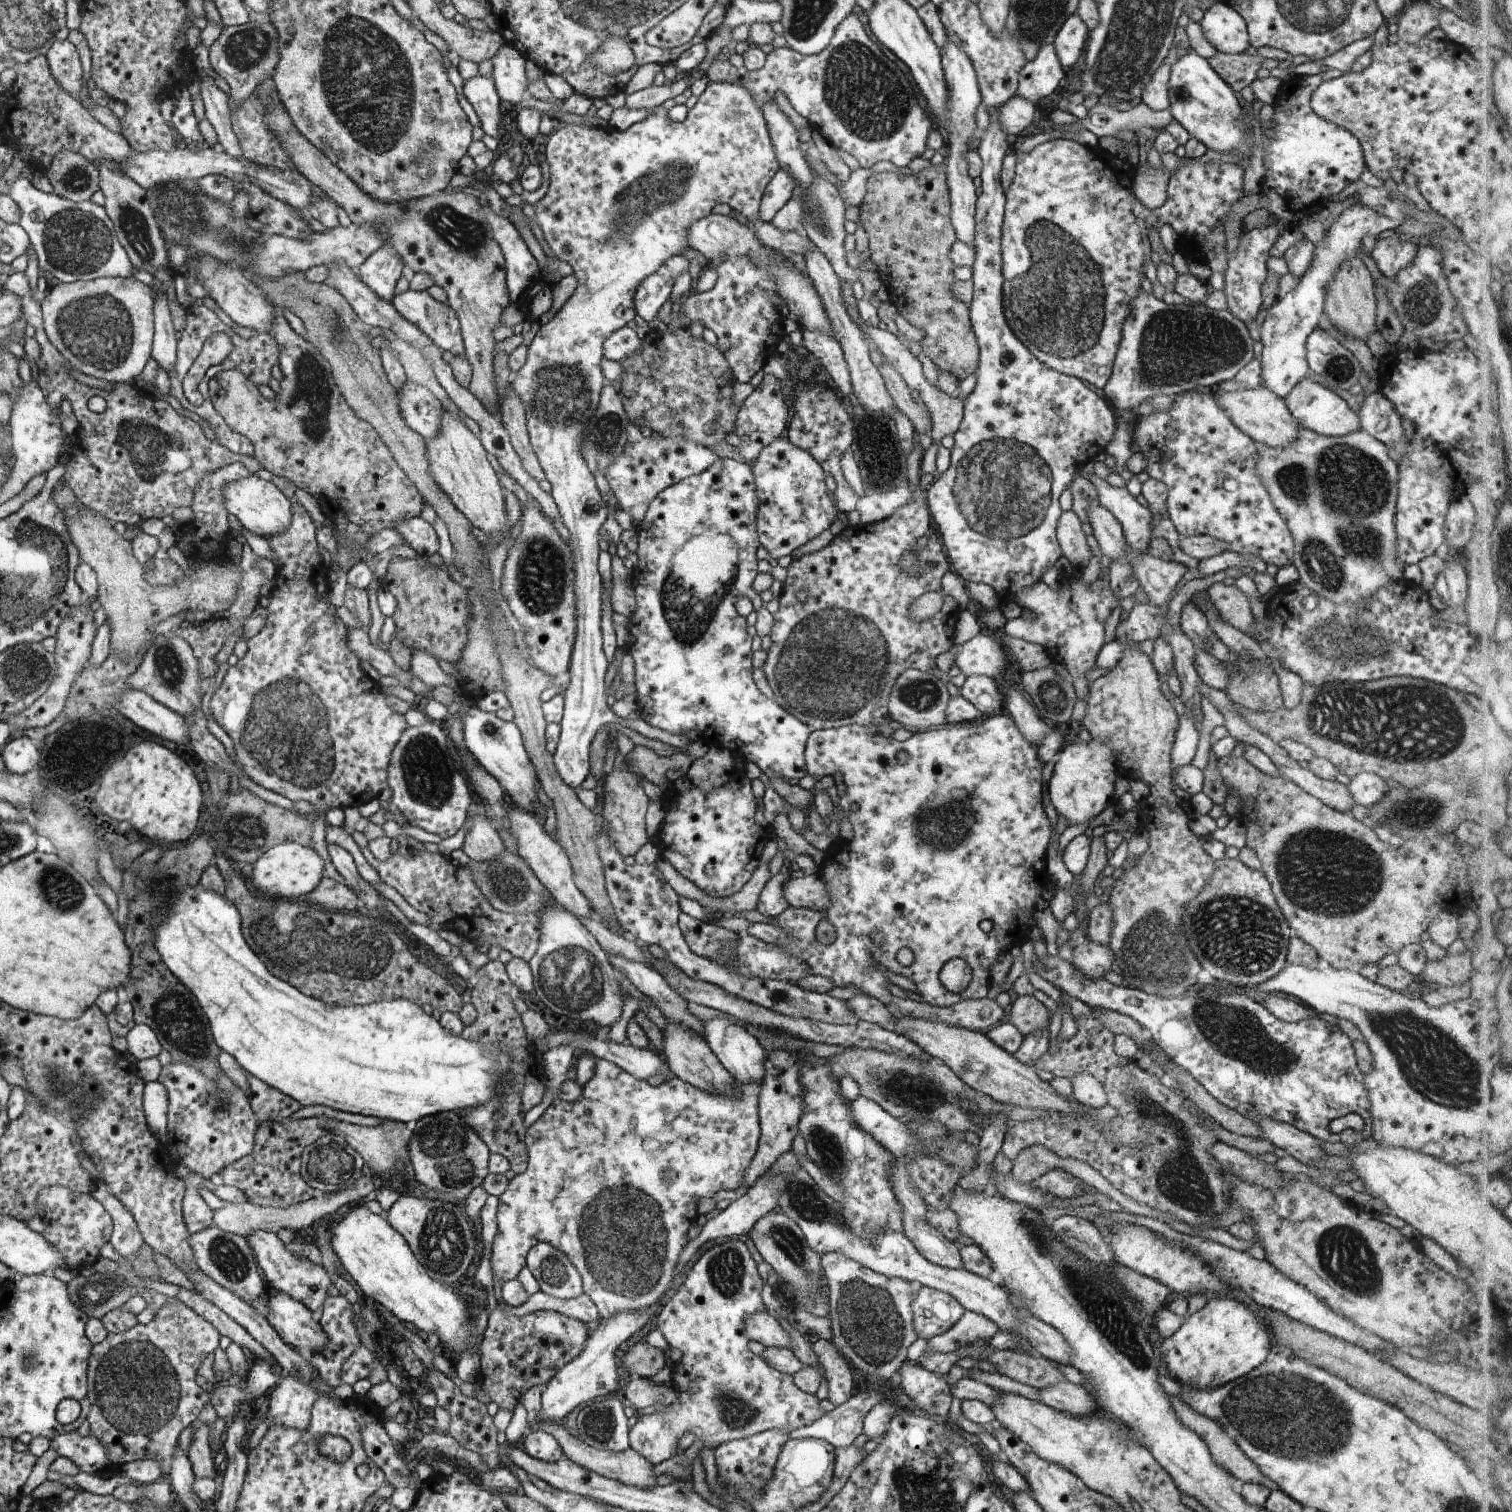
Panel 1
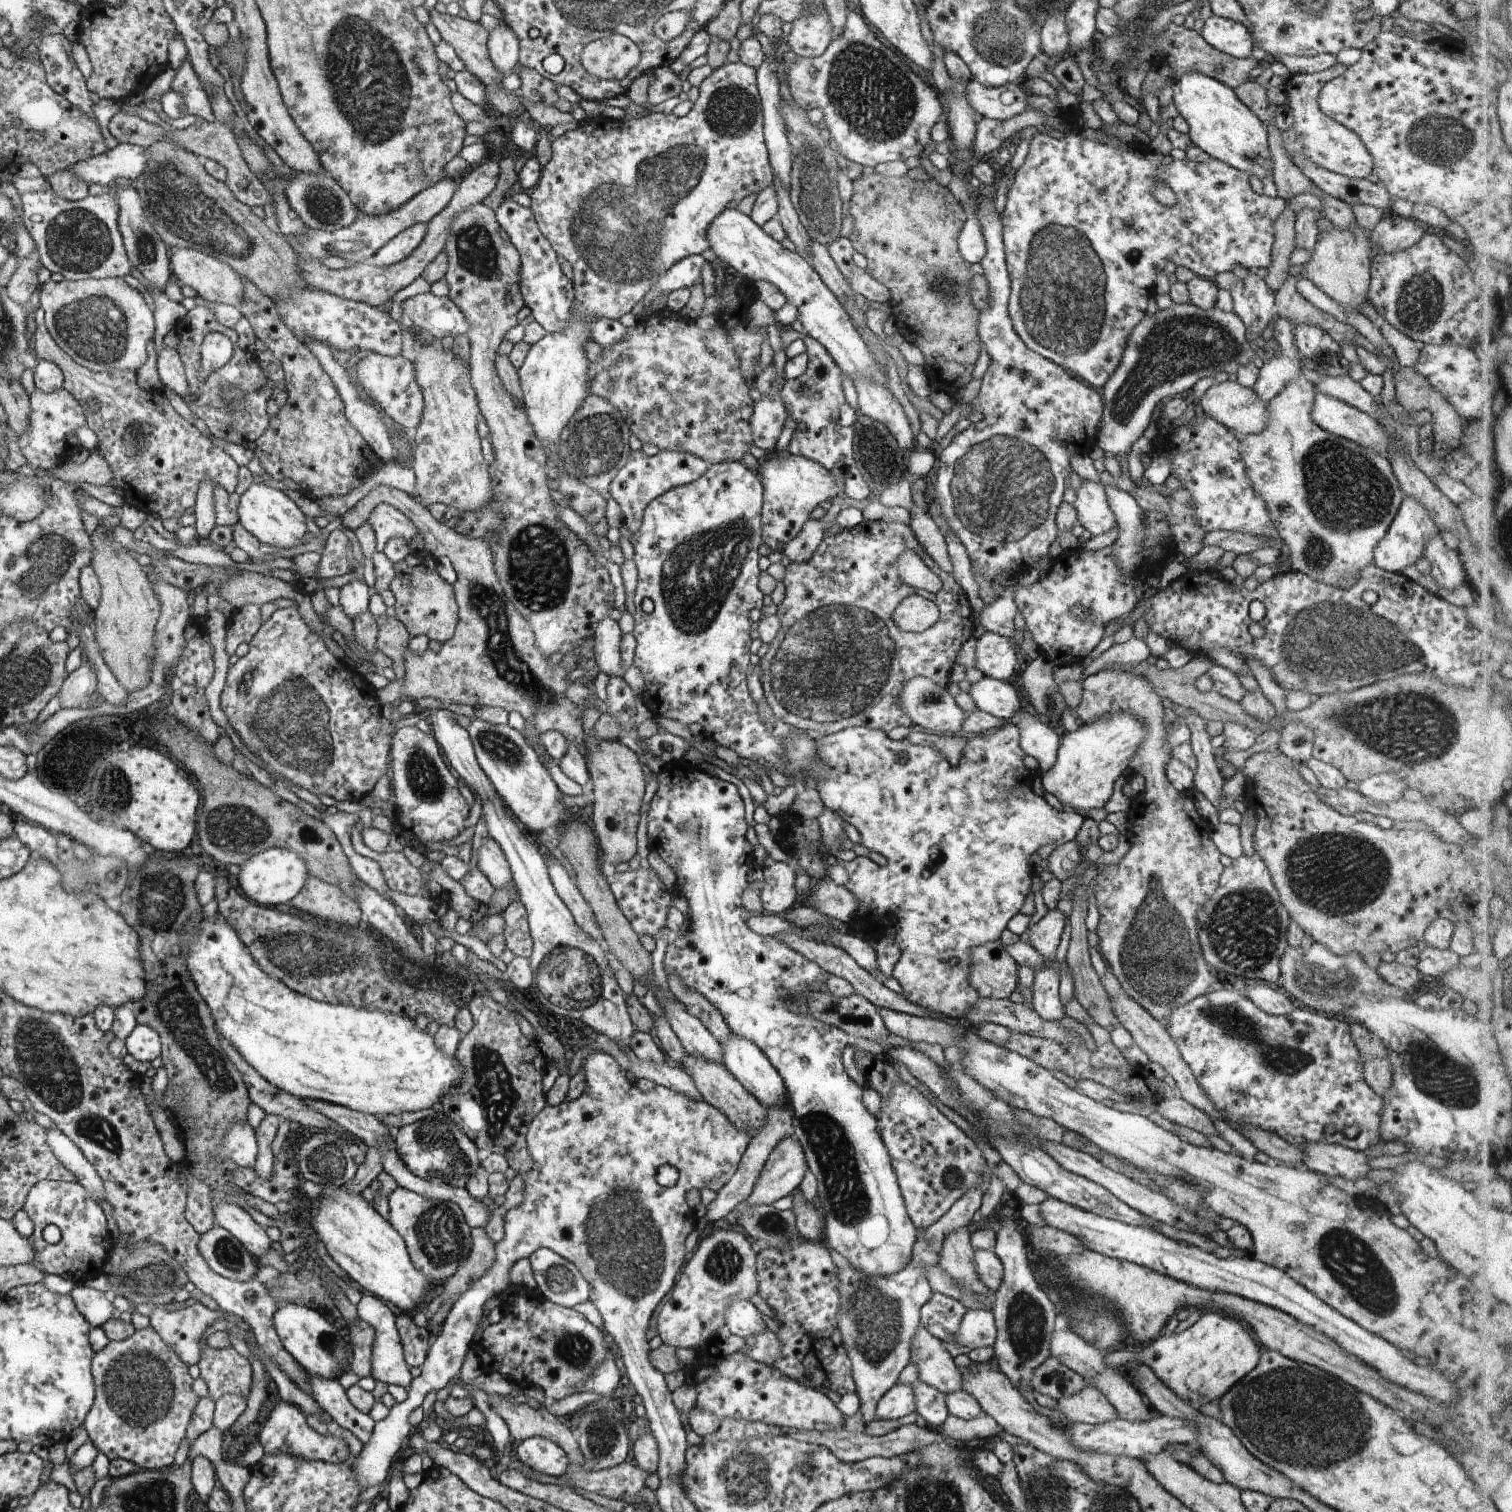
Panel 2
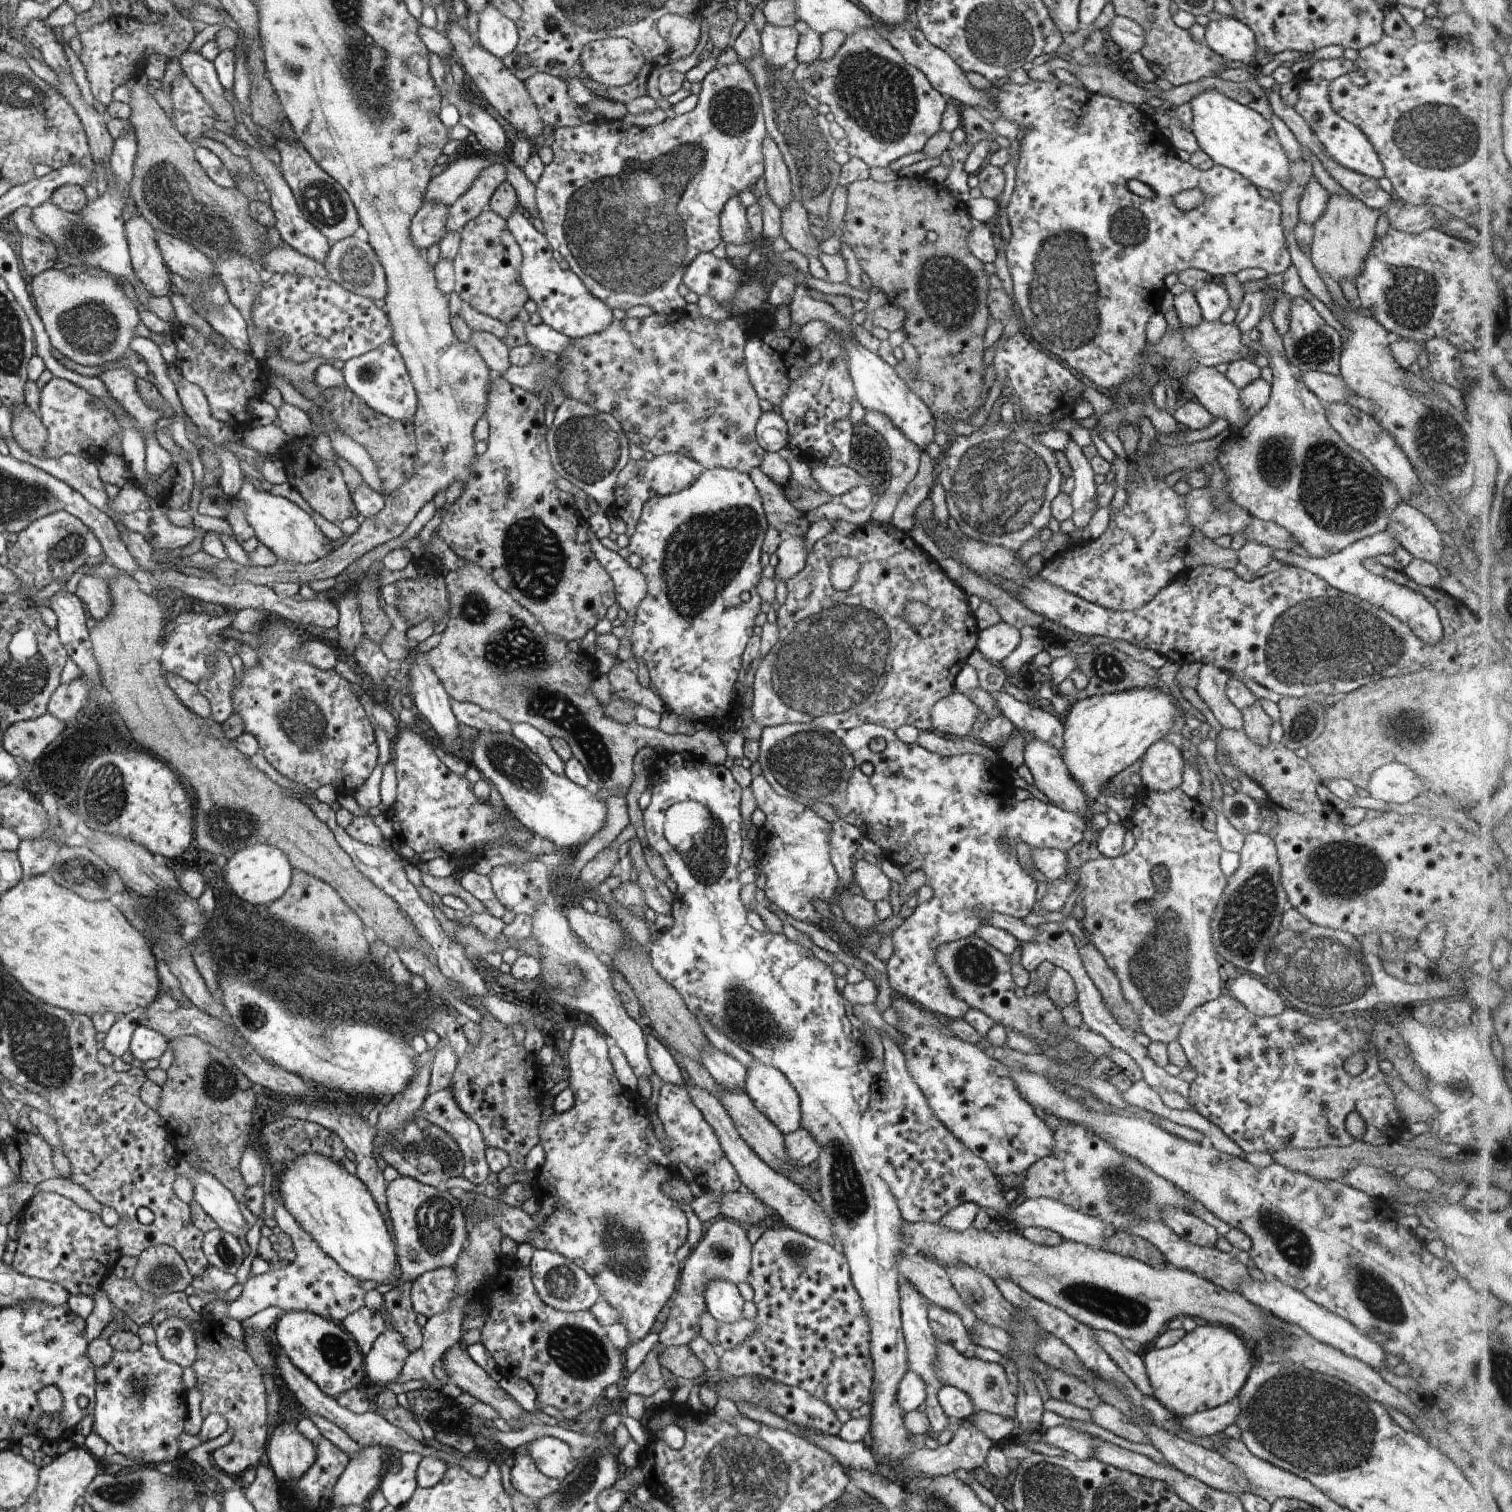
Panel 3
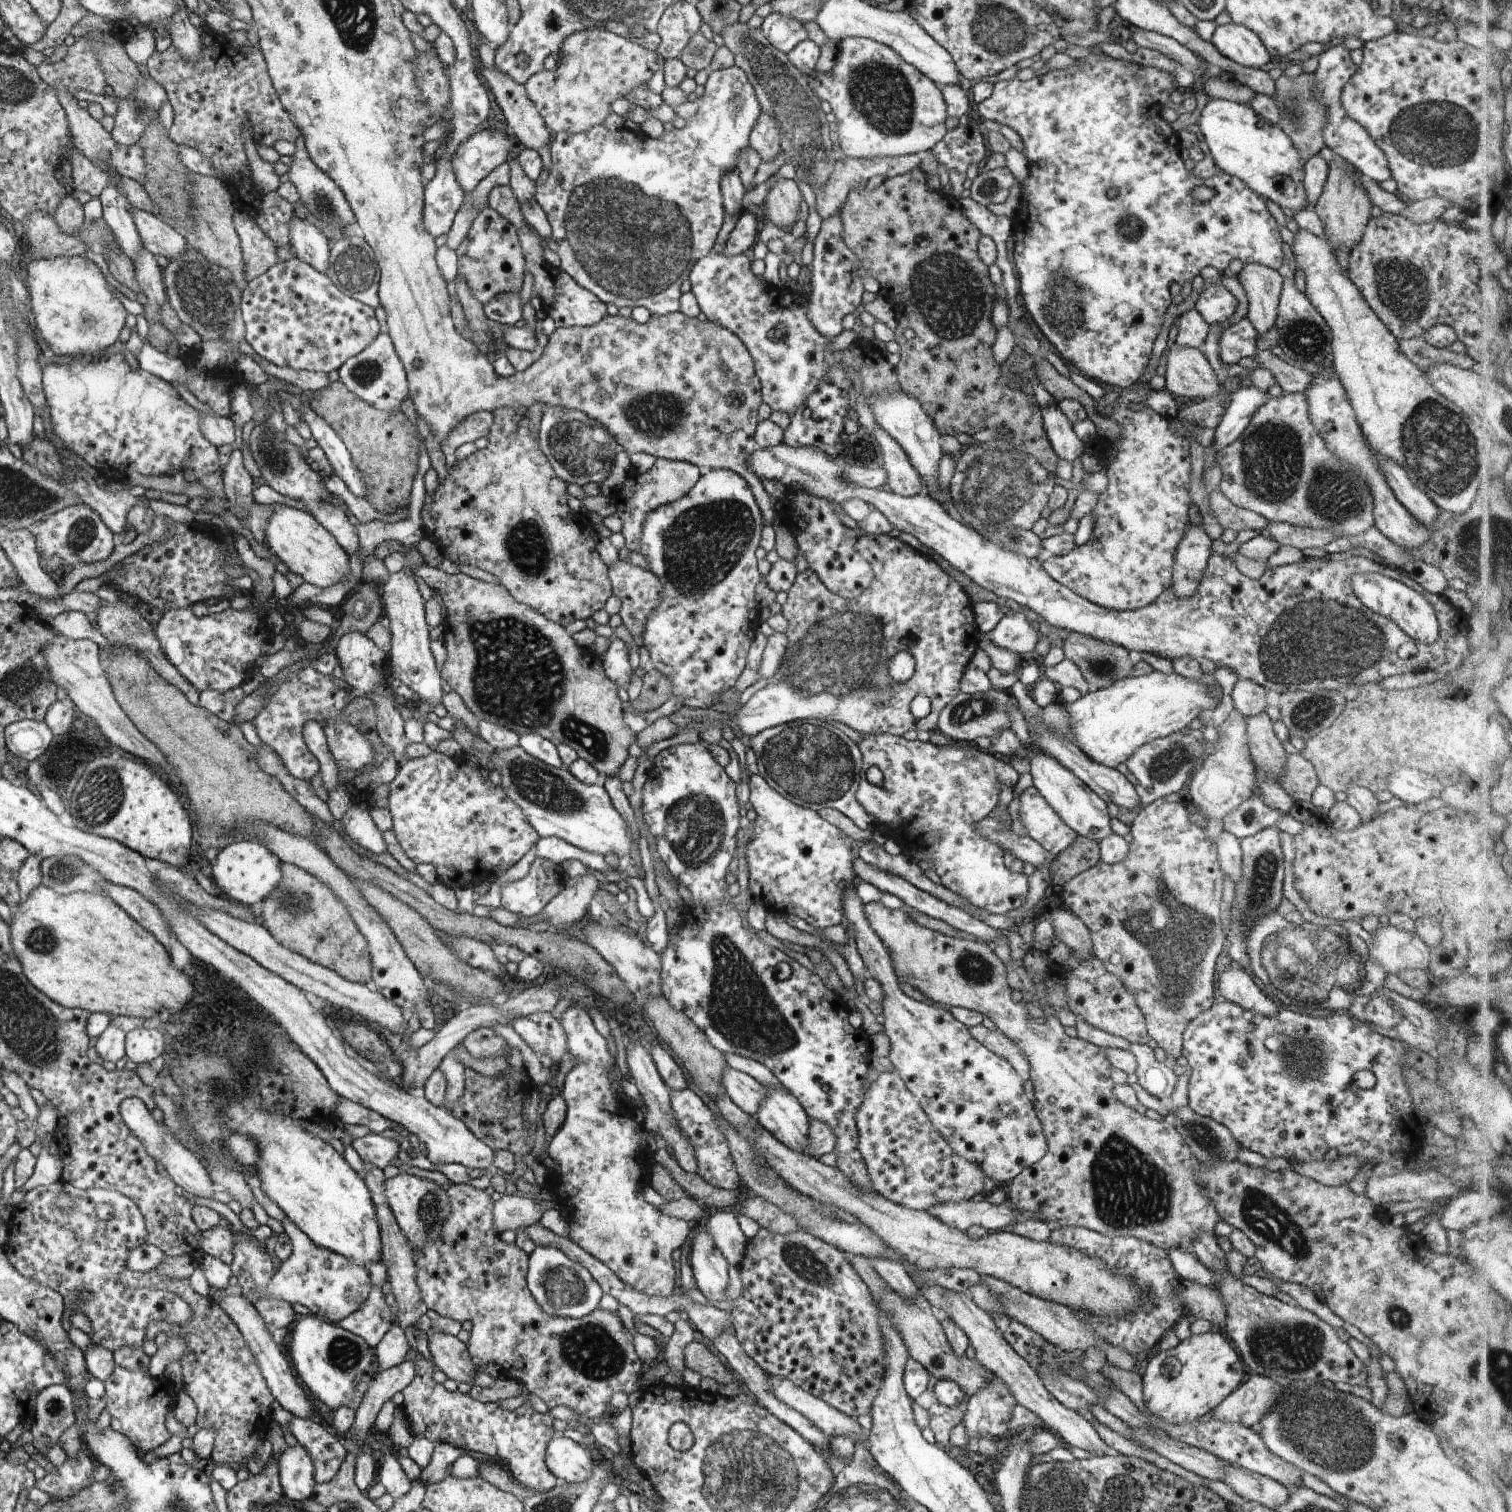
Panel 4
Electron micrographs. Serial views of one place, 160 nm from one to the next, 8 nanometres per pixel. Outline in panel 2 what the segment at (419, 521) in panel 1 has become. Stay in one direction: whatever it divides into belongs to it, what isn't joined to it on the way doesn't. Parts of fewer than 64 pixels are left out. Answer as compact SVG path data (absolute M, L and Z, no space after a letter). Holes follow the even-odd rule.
M379 503L370 513L367 522L375 532L377 551L383 551L388 539L404 537L410 541L418 534L412 520L388 503Z

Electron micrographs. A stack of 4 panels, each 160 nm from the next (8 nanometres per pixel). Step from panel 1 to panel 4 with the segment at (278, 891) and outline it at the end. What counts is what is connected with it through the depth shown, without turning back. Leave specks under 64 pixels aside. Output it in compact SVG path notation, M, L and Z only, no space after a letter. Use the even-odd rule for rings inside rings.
M240 840L220 850L216 862L212 865L212 877L218 888L245 905L264 901L281 882L282 862L264 844L254 840Z

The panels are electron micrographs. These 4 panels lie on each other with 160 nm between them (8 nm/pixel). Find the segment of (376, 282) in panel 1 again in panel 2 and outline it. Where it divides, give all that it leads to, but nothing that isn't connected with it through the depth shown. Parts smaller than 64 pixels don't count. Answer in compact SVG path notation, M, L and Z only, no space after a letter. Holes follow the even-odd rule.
M418 223L397 234L374 254L376 266L396 265L398 261L404 261L418 248L428 230L428 223Z

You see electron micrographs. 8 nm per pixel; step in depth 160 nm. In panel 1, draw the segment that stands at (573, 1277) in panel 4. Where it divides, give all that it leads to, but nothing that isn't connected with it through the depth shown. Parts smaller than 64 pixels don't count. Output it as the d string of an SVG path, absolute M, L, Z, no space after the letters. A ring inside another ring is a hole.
M550 1243L529 1250L526 1266L538 1281L540 1291L557 1299L573 1299L585 1292L584 1283L570 1258Z

